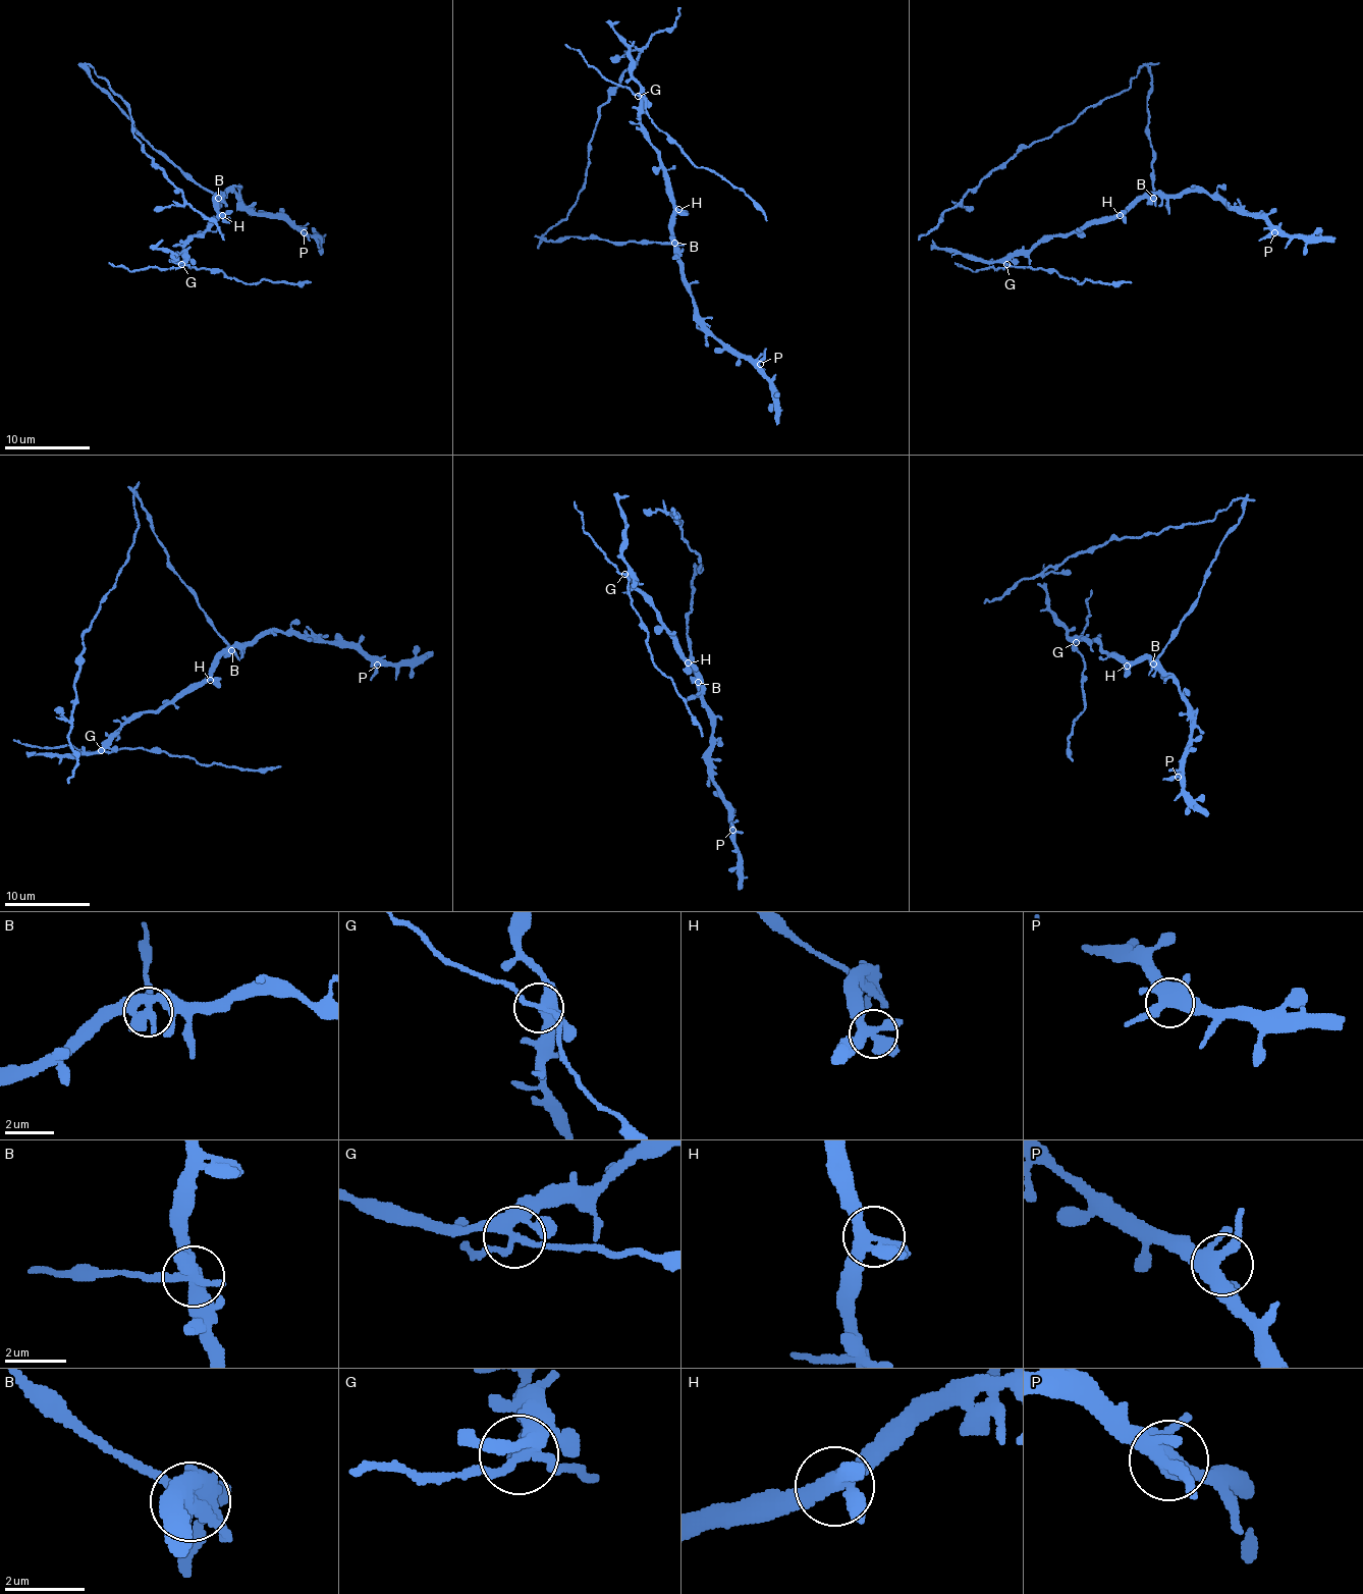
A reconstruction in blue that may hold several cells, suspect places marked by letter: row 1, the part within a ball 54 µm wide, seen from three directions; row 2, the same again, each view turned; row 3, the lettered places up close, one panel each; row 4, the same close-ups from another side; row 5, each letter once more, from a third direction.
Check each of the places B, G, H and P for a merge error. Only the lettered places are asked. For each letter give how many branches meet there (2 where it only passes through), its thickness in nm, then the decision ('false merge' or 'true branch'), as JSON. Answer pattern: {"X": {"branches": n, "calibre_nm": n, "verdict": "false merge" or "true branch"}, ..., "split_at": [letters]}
{"B": {"branches": 4, "calibre_nm": 440, "verdict": "false merge"}, "G": {"branches": 4, "calibre_nm": 300, "verdict": "false merge"}, "H": {"branches": 4, "calibre_nm": 360, "verdict": "true branch"}, "P": {"branches": 5, "calibre_nm": 440, "verdict": "true branch"}, "split_at": ["B", "G"]}

